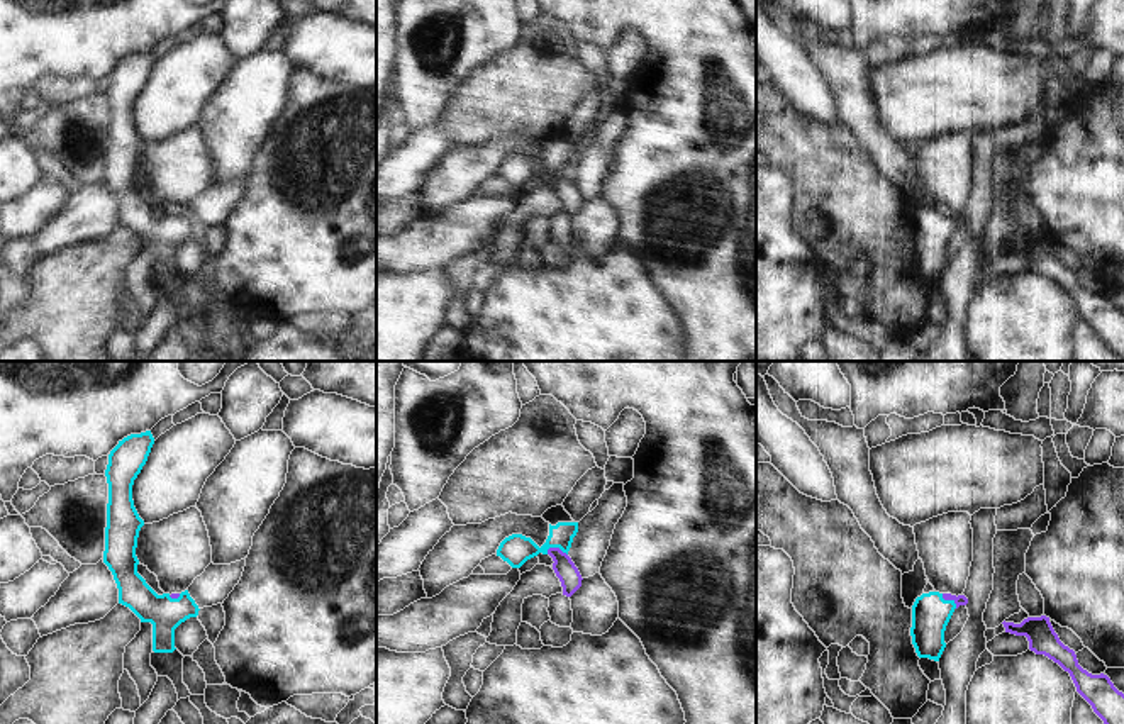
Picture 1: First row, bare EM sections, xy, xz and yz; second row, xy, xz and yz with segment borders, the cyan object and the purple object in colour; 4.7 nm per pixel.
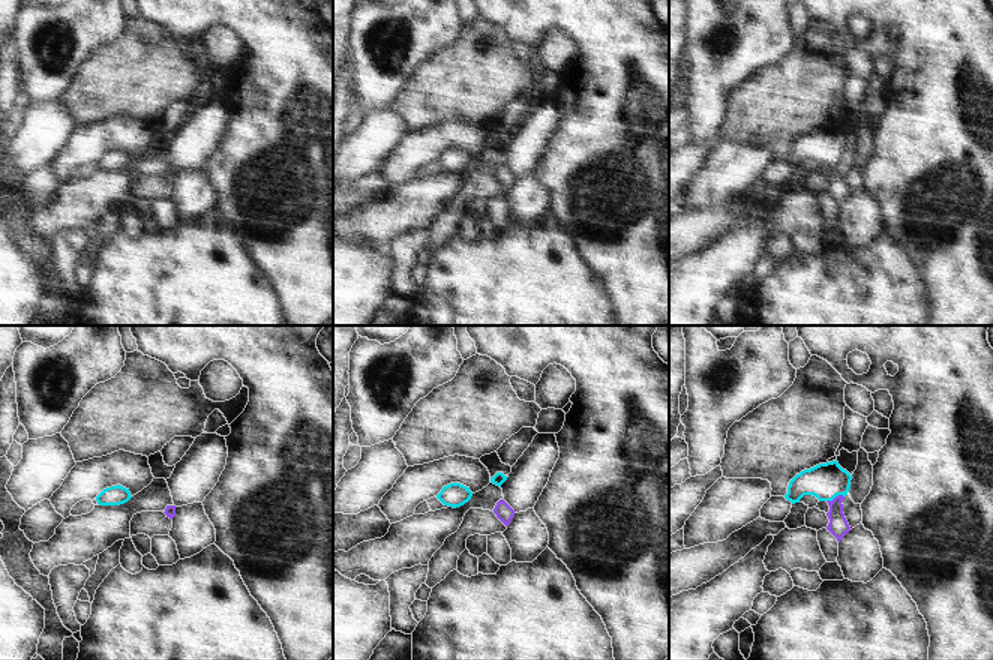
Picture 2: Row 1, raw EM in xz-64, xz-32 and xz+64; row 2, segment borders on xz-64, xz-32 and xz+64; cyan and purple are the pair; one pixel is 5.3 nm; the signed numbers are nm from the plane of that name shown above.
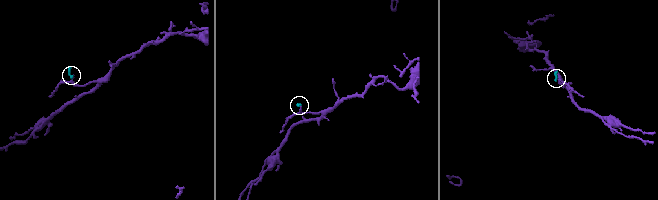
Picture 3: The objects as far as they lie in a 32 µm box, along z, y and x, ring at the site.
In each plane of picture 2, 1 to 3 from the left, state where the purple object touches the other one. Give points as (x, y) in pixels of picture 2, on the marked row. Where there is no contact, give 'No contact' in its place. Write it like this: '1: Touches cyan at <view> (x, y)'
1: No contact
2: No contact
3: Touches cyan at xz+64 (834, 497)

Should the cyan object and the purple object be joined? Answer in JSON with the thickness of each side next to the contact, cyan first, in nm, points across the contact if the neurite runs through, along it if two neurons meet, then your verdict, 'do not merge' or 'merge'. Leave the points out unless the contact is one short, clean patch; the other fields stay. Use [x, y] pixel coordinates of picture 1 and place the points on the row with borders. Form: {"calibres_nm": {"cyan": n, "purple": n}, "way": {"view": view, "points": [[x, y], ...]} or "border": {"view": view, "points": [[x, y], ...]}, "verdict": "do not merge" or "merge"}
{"calibres_nm": {"cyan": 150, "purple": 100}, "way": {"view": "xz", "points": [[516, 550], [556, 546], [567, 572]]}, "verdict": "merge"}

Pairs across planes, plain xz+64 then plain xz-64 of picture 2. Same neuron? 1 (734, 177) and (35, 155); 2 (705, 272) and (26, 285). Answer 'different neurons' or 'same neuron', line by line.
1: different neurons
2: same neuron

